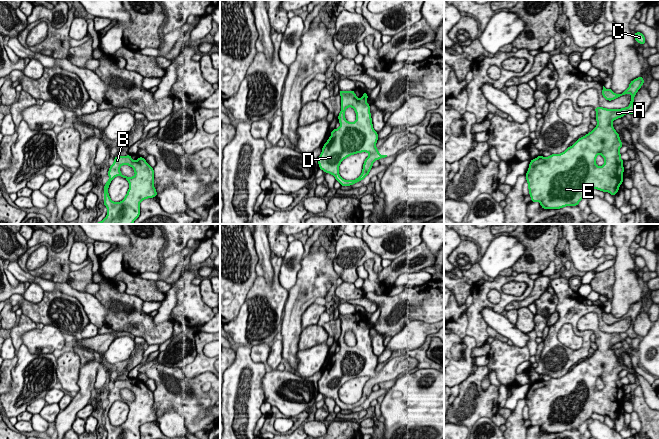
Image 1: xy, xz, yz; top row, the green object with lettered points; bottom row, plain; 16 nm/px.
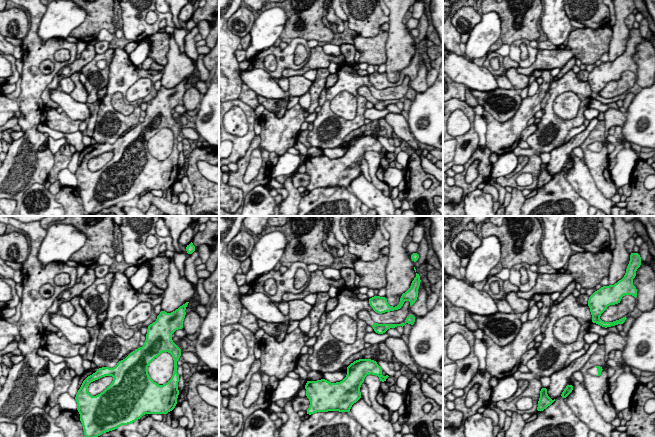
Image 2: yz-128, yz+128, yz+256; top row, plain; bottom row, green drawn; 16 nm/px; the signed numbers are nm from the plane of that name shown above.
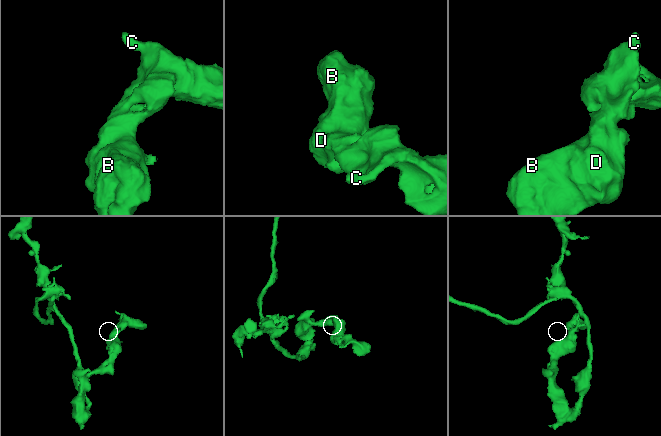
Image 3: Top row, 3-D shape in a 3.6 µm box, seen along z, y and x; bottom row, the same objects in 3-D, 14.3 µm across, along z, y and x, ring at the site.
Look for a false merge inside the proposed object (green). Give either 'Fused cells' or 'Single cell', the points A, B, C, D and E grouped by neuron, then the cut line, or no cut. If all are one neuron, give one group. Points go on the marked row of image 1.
Single cell. Groups: A B C D E. No split

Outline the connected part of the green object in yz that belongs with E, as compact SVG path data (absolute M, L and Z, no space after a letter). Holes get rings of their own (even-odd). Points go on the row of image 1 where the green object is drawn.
M640 76L632 80L621 94L603 86L603 98L608 101L630 93L630 106L621 109L594 108L597 126L591 132L560 154L539 155L530 161L525 175L531 202L538 201L543 209L550 210L577 206L593 189L616 195L623 183L625 170L619 152L623 144L612 122L627 113L638 113L634 97L643 84L644 79ZM599 154L605 160L601 167L596 164Z

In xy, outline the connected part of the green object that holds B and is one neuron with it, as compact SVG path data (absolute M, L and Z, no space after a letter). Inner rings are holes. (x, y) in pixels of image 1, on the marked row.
M115 156L113 164L108 171L109 180L104 185L104 201L103 204L107 207L107 215L96 224L133 224L140 216L140 202L157 197L157 192L154 187L154 170L143 157L139 157L136 161L127 156ZM129 165L134 169L133 177L124 176L120 167ZM121 176L129 183L129 189L124 199L120 202L113 202L110 199L108 188L112 180Z

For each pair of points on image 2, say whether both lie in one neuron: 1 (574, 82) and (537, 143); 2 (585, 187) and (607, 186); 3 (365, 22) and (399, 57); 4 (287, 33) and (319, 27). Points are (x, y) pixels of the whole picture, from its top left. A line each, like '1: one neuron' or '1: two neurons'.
1: one neuron
2: two neurons
3: two neurons
4: one neuron

